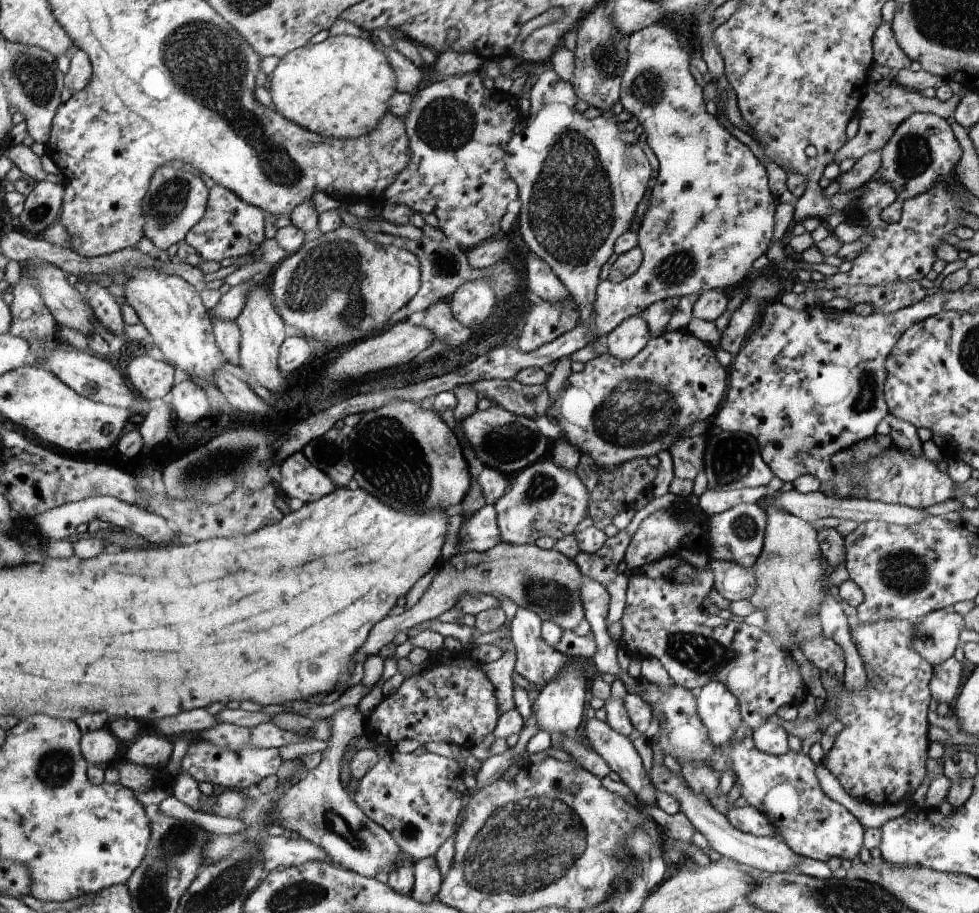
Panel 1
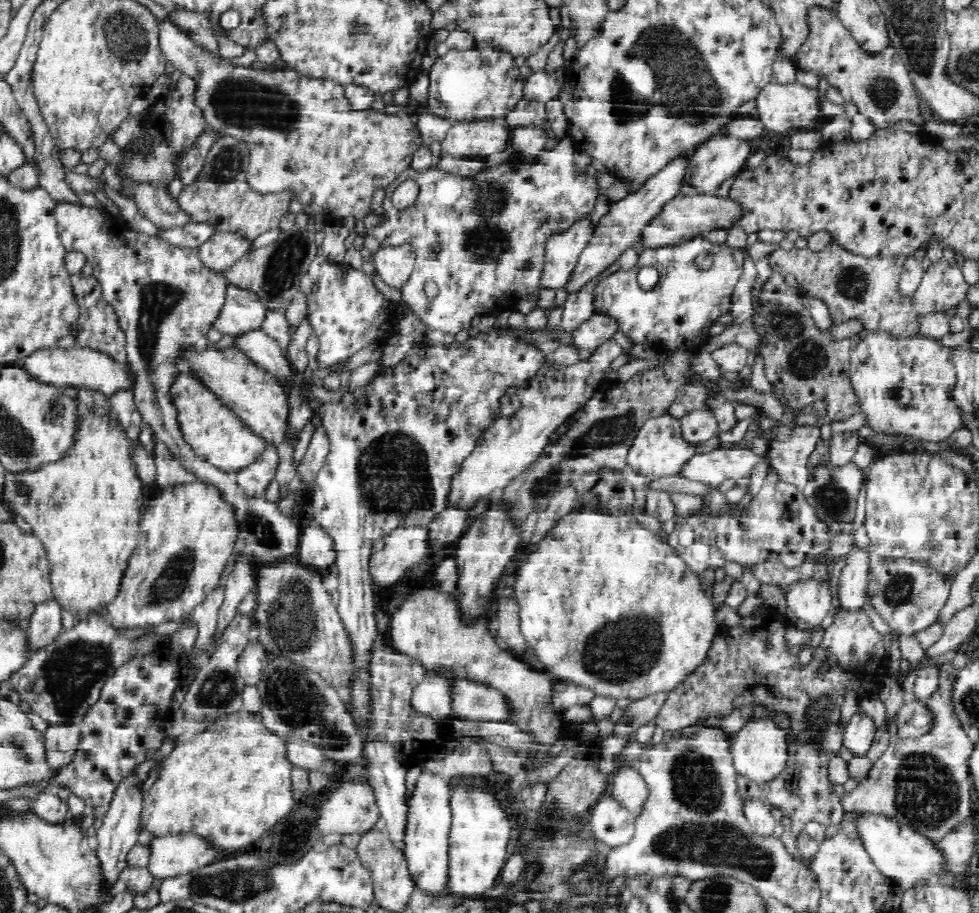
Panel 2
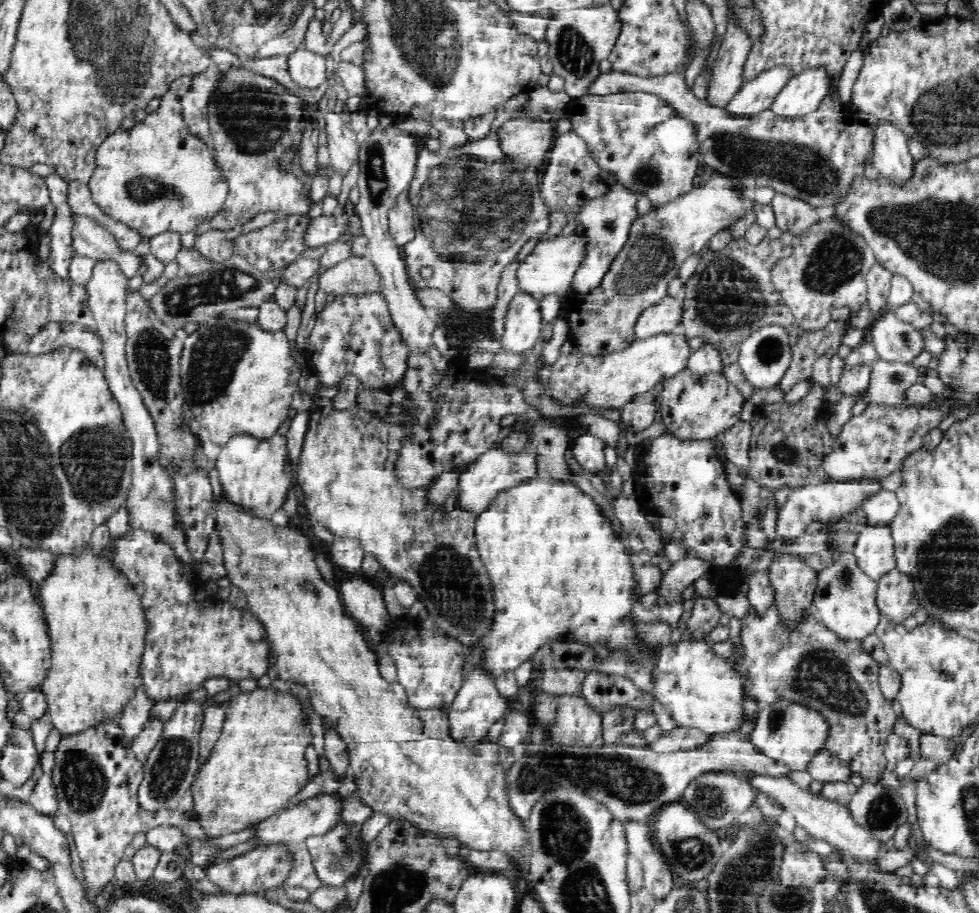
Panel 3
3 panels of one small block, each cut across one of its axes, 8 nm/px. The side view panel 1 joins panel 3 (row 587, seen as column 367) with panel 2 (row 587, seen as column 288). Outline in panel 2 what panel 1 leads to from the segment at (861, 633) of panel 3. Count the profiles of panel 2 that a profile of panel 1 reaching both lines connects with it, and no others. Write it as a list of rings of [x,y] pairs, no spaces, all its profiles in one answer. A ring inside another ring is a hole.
[[[804,580],[788,588],[788,608],[796,618],[808,626],[820,626],[822,620],[832,610],[830,584],[822,580]]]

